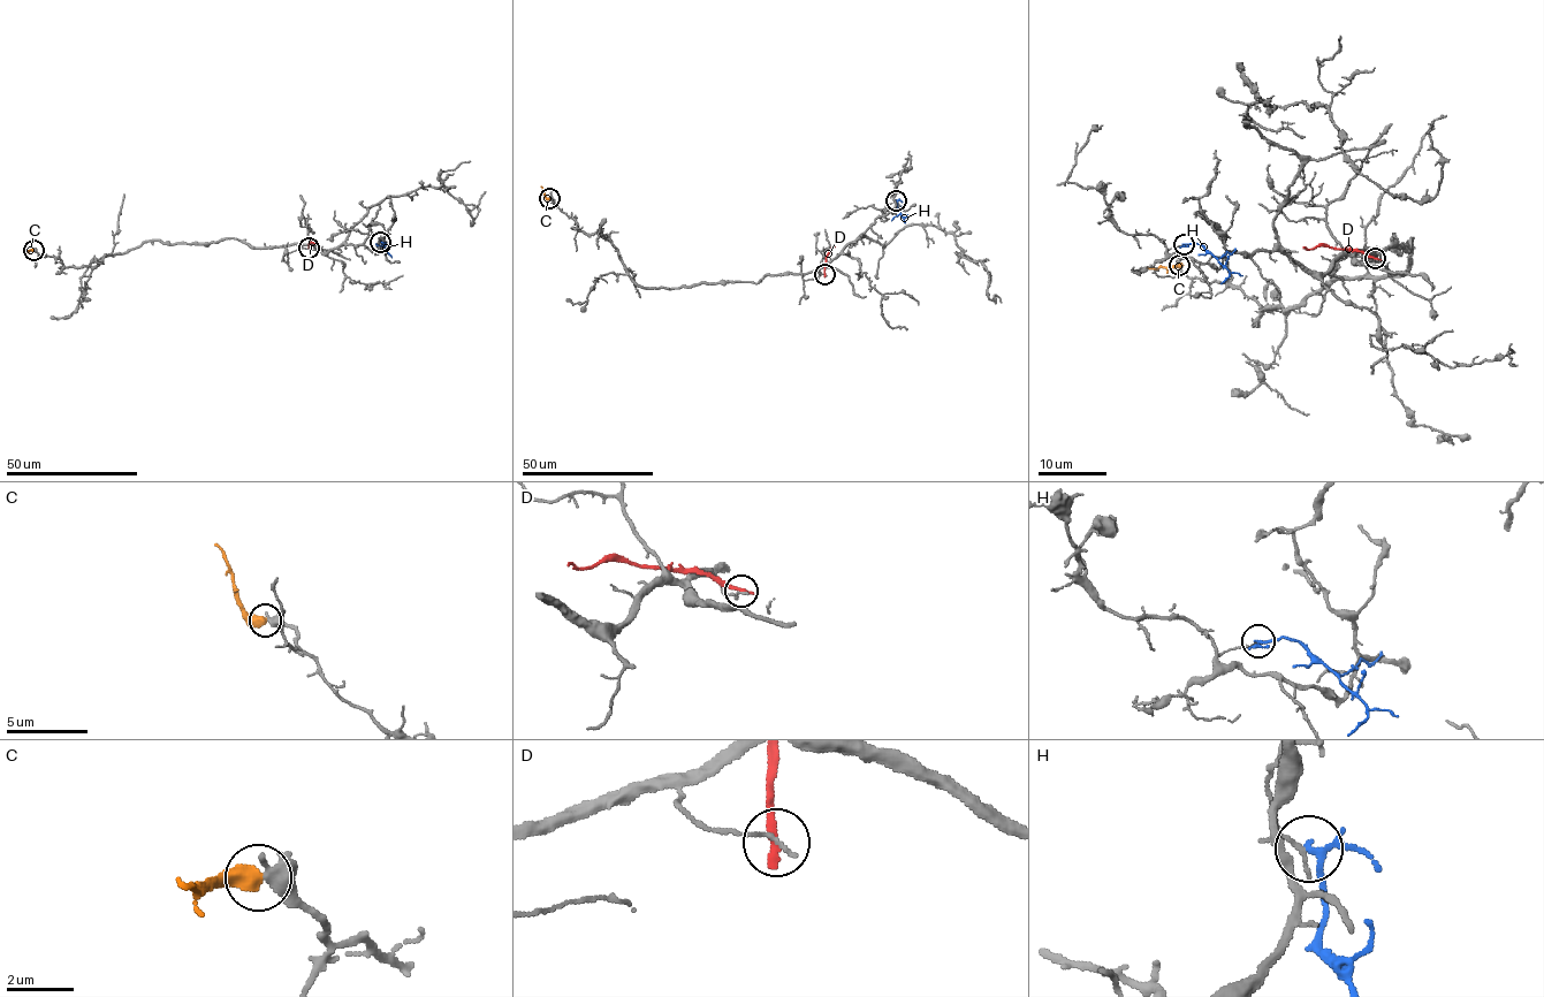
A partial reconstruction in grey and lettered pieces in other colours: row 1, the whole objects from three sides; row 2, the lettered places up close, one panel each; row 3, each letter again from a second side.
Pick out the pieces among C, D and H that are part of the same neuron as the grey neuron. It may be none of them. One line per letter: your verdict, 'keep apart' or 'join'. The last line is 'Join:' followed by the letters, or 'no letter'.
C: join
D: keep apart
H: keep apart
Join: C

